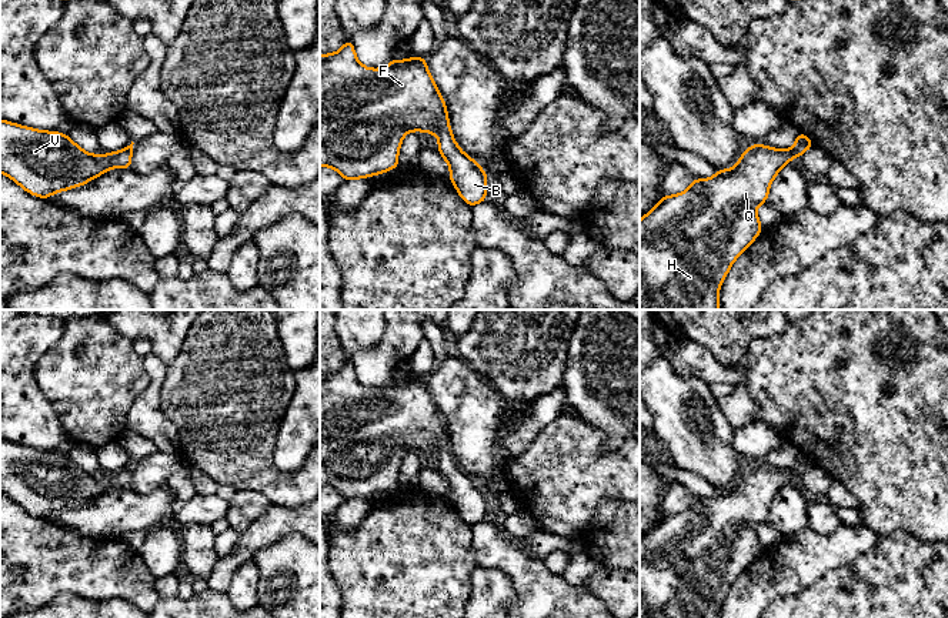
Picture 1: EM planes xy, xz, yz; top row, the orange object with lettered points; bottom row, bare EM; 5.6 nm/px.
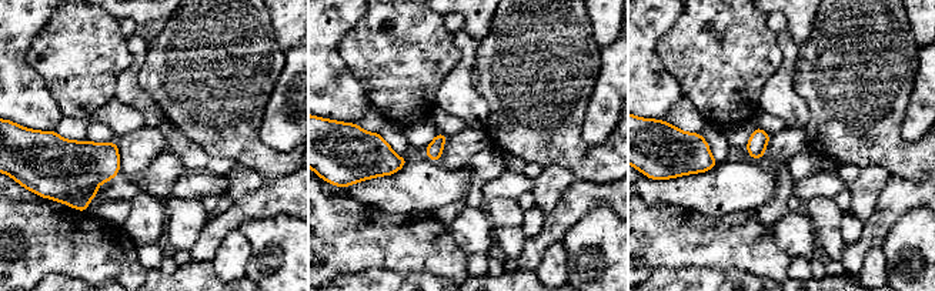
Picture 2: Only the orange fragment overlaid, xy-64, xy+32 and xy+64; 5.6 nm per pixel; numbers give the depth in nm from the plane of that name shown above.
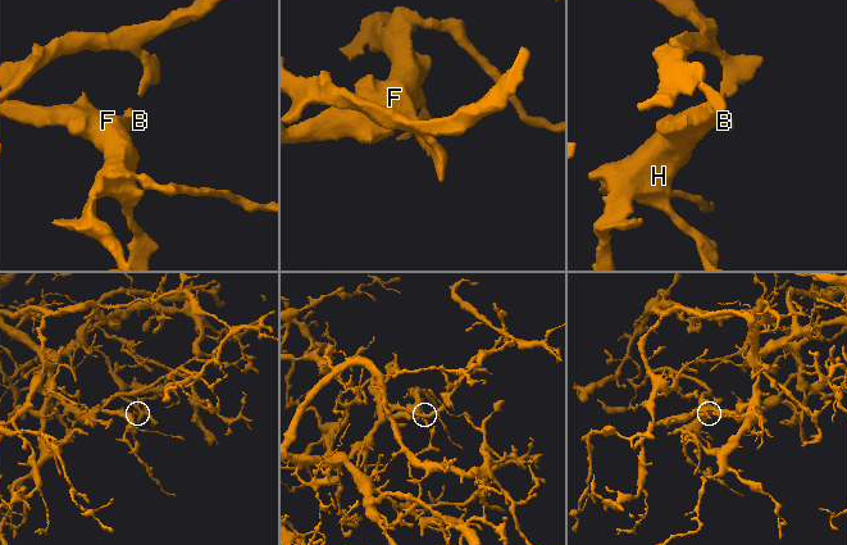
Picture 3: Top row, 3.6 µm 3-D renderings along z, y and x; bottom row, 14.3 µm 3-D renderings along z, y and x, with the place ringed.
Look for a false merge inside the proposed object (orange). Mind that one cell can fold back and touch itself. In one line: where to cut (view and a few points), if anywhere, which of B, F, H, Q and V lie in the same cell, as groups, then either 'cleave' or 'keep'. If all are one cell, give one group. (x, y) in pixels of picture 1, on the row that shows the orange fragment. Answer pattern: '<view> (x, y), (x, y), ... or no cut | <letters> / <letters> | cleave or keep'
no cut | B F H Q V | keep

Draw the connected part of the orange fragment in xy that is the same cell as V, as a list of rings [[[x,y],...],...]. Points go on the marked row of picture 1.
[[[0,120],[0,173],[40,198],[87,184],[110,168],[130,168],[133,141],[120,151],[89,154],[69,136]]]

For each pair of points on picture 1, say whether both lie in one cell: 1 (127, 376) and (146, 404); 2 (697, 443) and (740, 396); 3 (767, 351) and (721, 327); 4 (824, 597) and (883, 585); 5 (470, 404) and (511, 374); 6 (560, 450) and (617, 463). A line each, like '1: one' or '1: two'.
1: two
2: two
3: two
4: one
5: two
6: one

